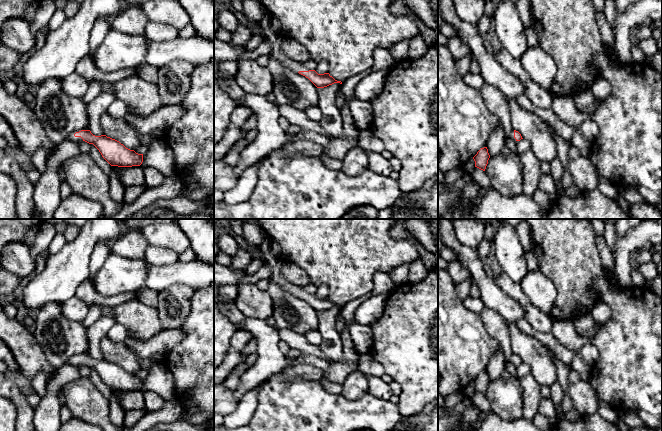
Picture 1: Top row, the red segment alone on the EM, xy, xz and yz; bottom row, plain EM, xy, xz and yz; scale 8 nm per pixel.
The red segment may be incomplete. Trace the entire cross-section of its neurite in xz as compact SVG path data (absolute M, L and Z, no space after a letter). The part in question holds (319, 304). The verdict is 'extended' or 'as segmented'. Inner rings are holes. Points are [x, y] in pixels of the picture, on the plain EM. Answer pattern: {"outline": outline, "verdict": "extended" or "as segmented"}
{"outline": "M264 237L259 247L262 252L262 258L271 267L272 274L270 280L308 302L317 312L324 312L334 307L342 308L341 305L335 304L329 297L318 298L315 294L307 293L302 287L288 282L281 274L281 268L286 263L286 260L281 254L279 246L270 238Z", "verdict": "extended"}

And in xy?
{"outline": "M90 354L71 357L68 364L85 365L93 368L111 390L132 391L140 390L143 386L143 378L138 378L134 374L126 372L119 365L106 359L95 360Z", "verdict": "extended"}

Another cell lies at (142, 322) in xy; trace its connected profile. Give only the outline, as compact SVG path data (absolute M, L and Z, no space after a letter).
M134 299L114 308L112 316L123 325L129 335L139 341L147 341L165 330L157 308L149 307Z

